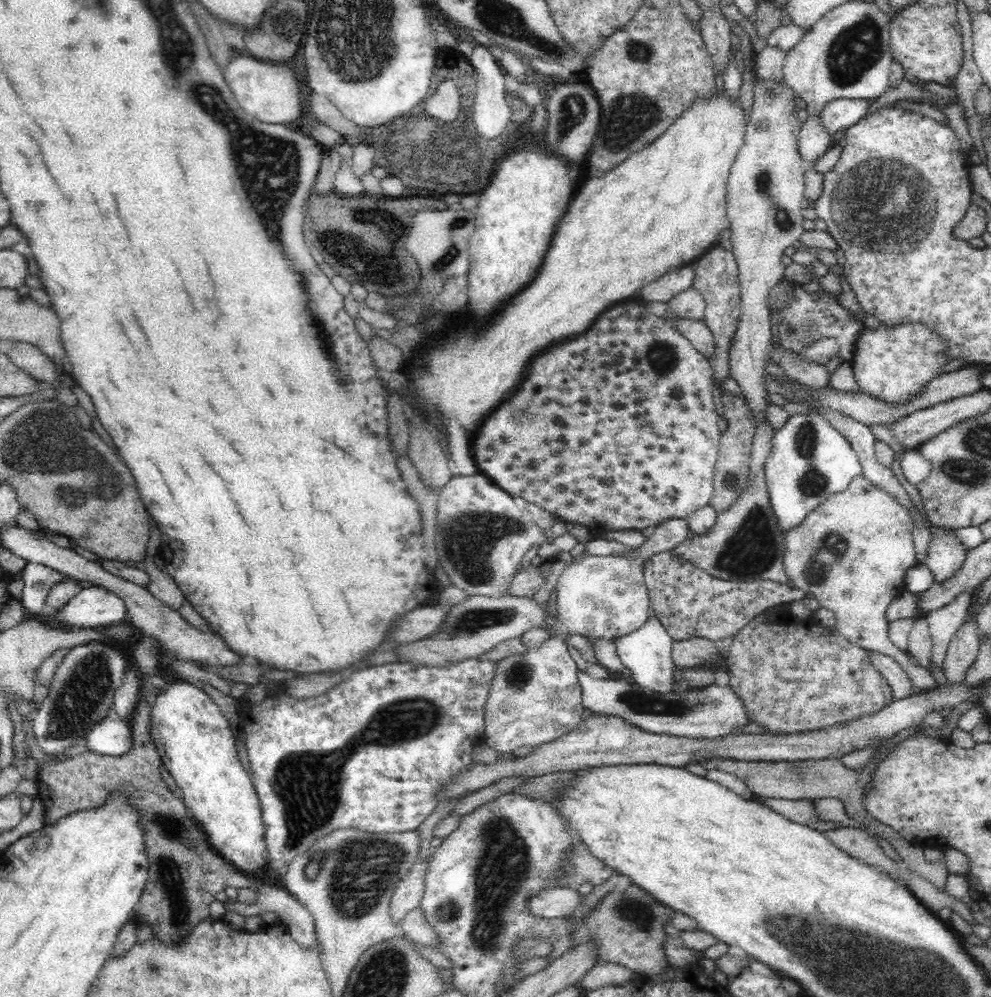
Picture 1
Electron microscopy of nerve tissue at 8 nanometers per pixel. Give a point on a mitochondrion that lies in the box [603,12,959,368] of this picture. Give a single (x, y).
(880, 204)

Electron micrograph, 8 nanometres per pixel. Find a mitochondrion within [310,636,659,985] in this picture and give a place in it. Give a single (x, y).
(504, 864)

